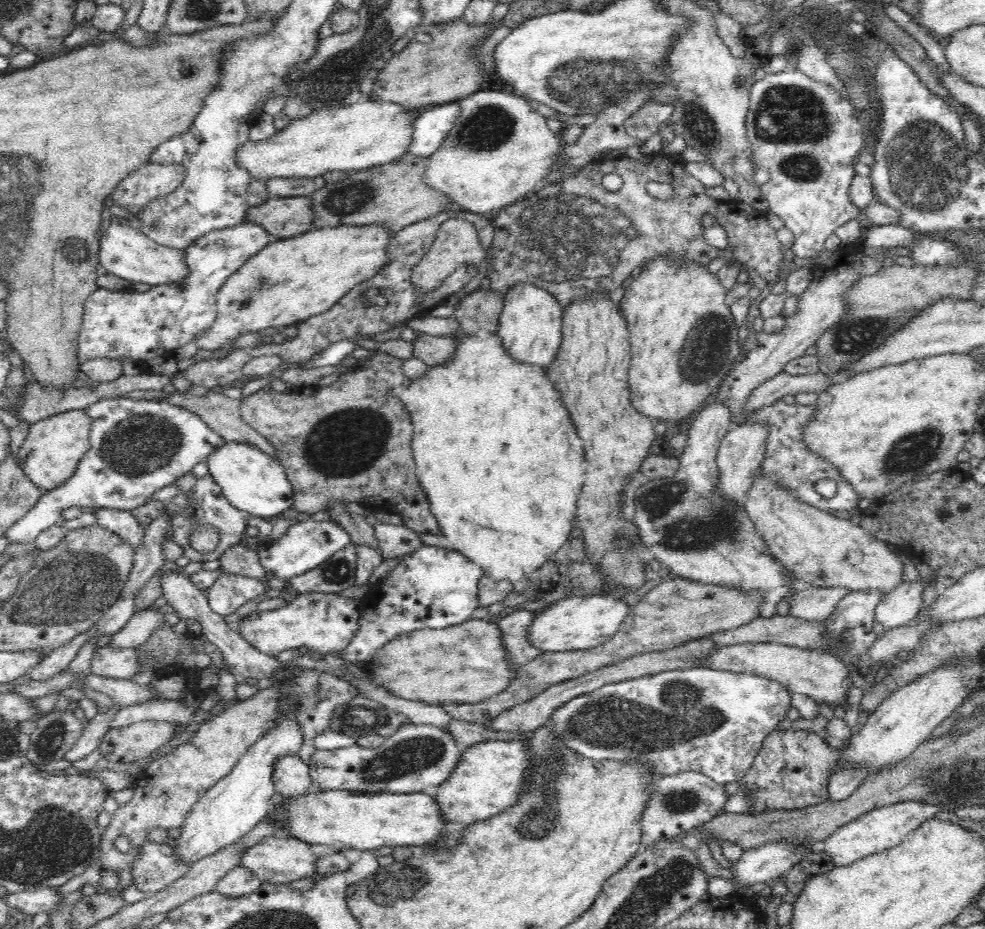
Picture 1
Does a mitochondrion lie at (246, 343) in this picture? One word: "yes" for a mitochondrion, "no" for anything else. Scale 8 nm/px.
no

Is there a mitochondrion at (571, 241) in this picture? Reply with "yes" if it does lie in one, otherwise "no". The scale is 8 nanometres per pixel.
yes

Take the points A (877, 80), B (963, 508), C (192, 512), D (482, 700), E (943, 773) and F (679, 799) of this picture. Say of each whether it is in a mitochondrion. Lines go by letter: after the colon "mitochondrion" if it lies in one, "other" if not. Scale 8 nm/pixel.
A: other
B: other
C: other
D: other
E: mitochondrion
F: mitochondrion

